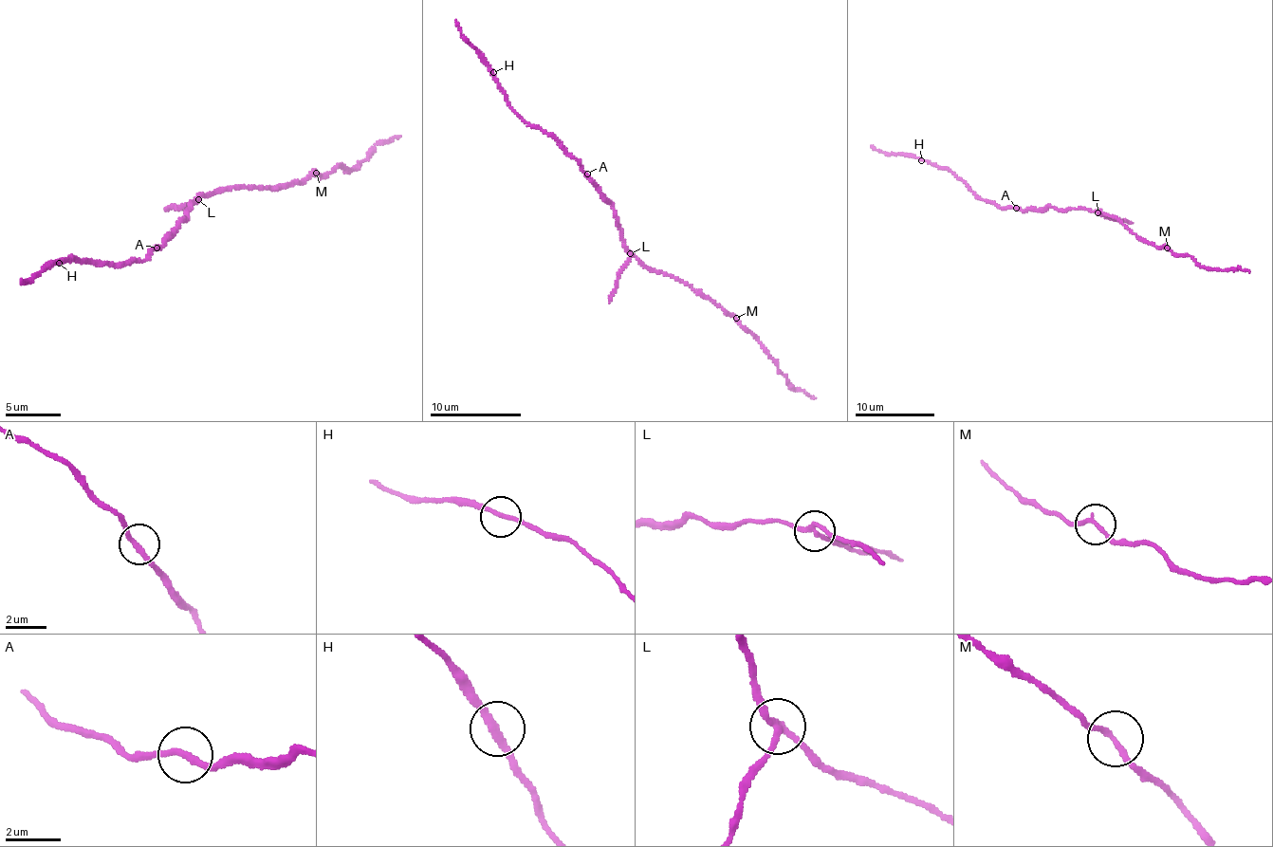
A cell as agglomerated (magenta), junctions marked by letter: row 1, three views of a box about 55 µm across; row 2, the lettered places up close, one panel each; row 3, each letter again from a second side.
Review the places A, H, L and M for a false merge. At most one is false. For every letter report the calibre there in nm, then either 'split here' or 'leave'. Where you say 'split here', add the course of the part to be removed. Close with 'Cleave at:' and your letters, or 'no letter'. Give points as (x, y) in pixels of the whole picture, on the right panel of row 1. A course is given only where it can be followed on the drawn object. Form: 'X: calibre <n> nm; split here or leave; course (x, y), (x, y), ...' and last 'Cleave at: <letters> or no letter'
A: calibre 240 nm; leave
H: calibre 240 nm; leave
L: calibre 200 nm; split here; course (1097, 212), (1133, 223)
M: calibre 190 nm; leave
Cleave at: L

